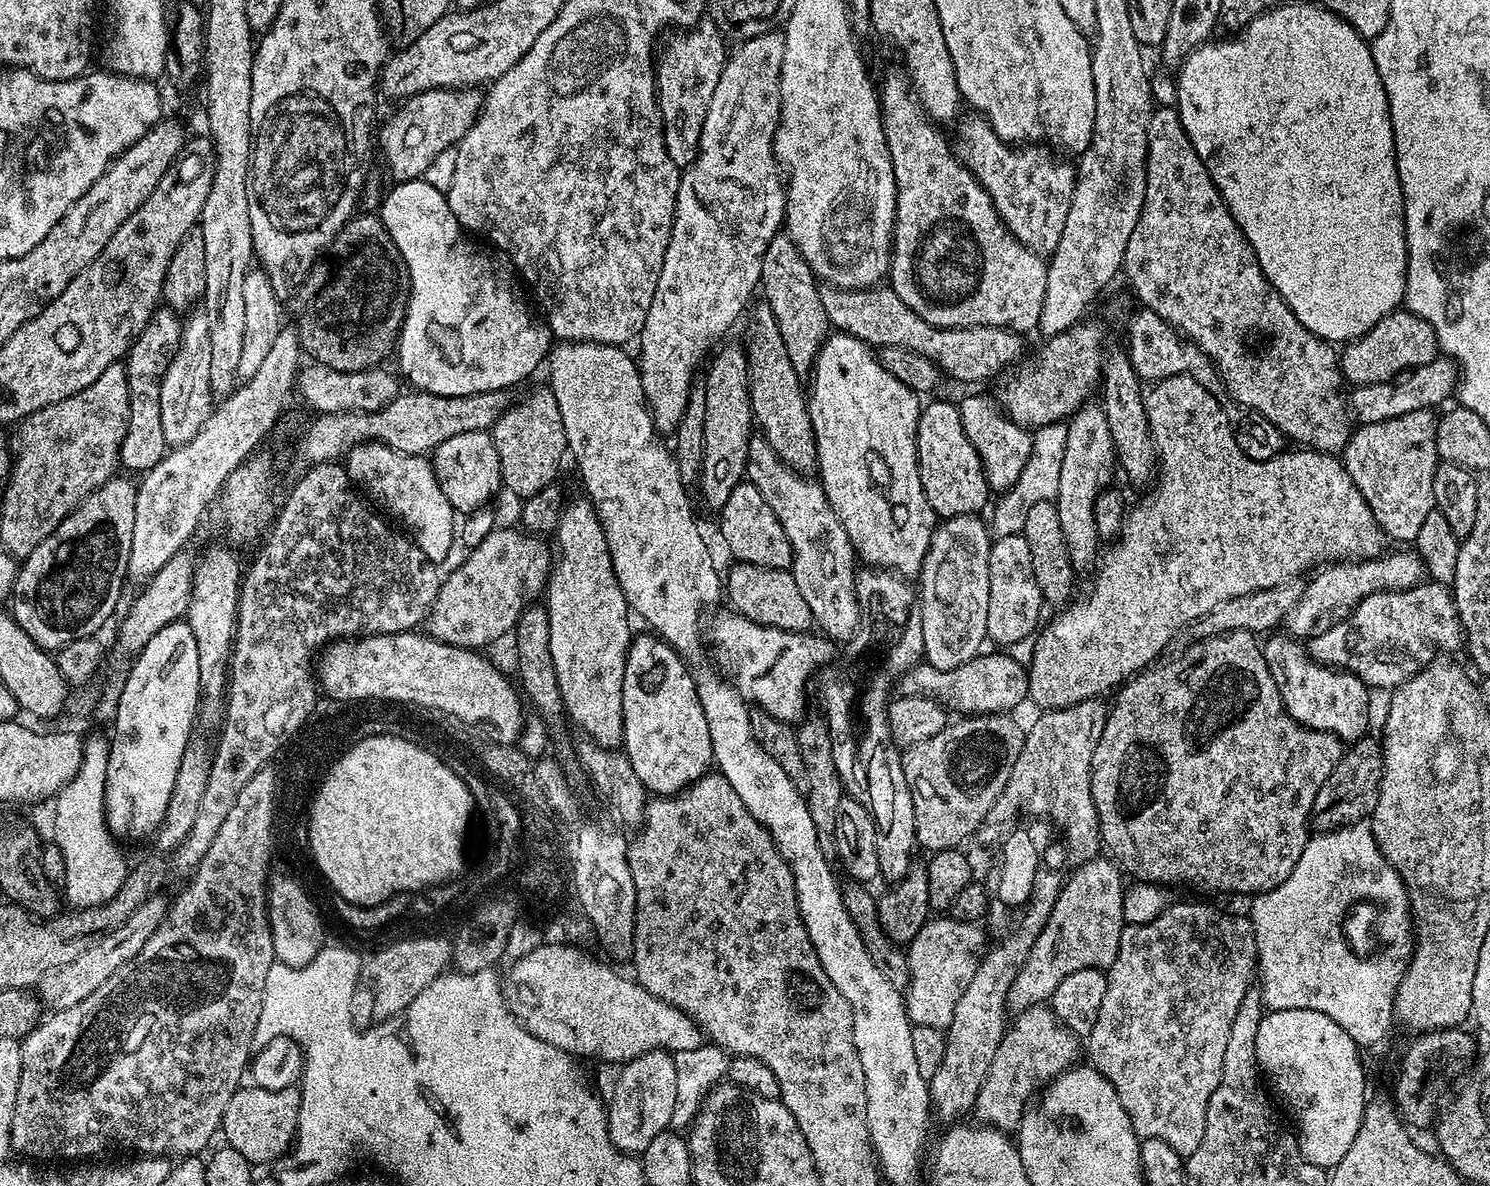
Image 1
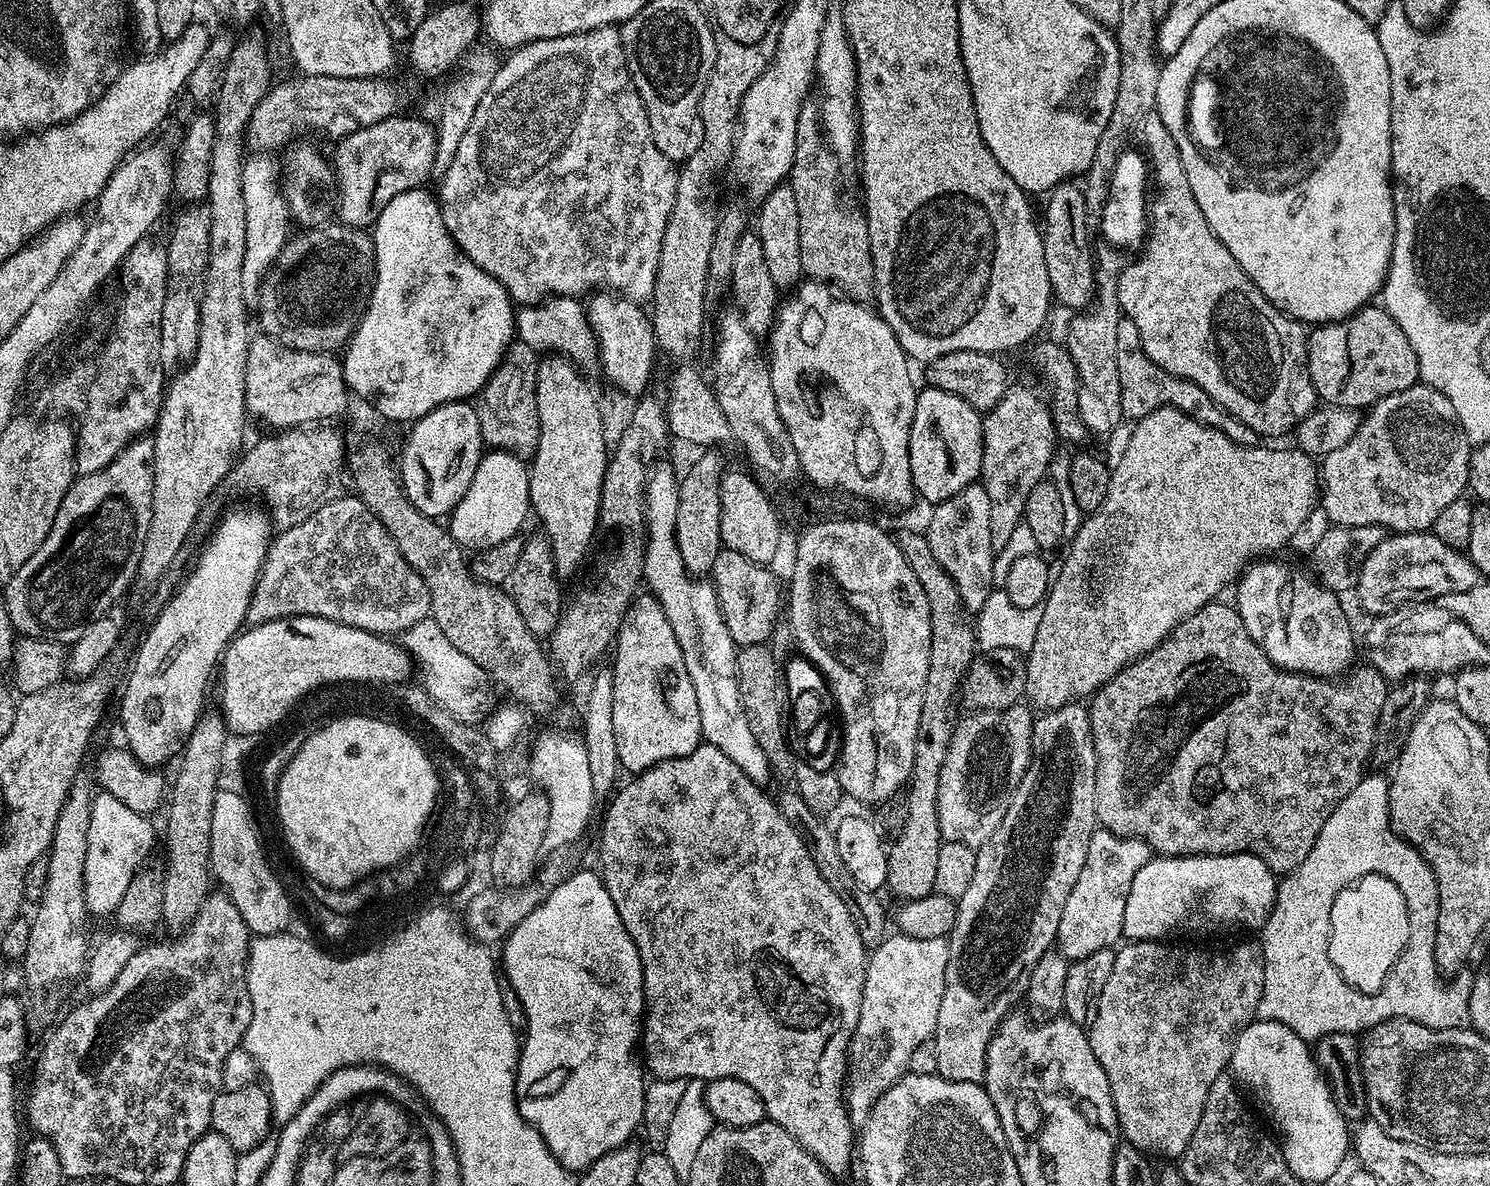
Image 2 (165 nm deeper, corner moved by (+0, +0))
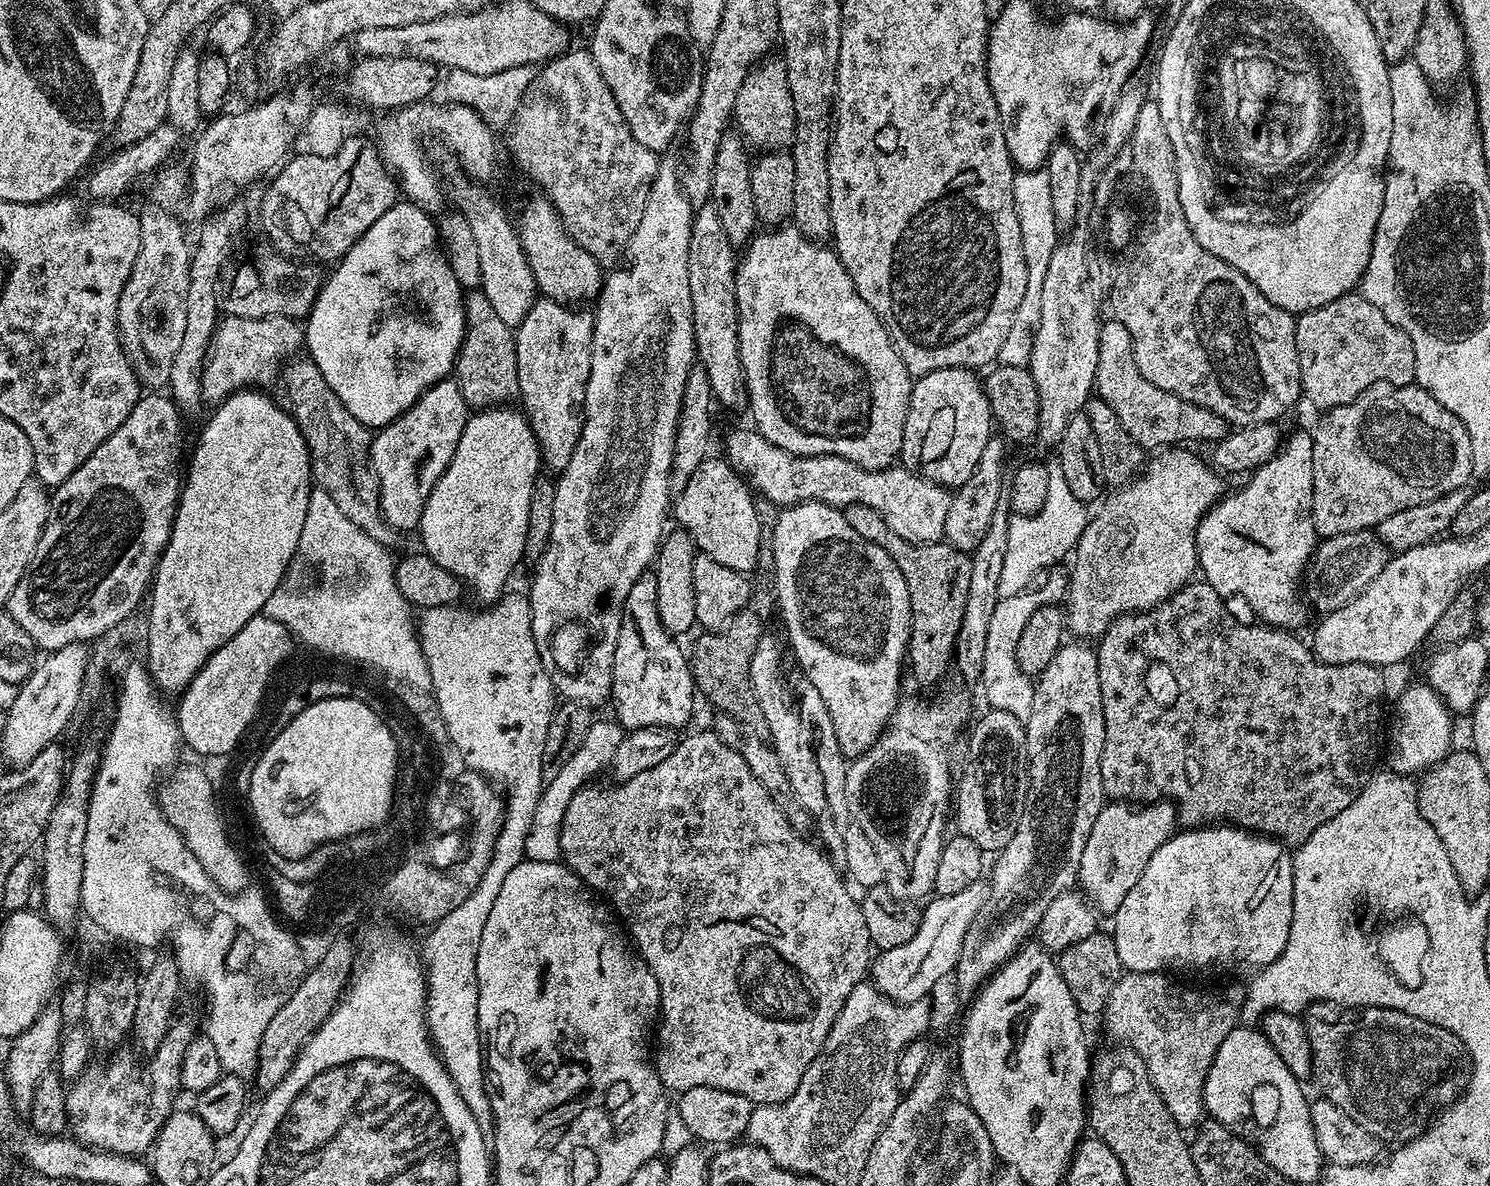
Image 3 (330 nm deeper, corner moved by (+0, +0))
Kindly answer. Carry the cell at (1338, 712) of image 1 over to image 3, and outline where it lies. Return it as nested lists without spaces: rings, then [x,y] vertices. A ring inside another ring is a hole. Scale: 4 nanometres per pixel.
[[[1312,432],[1287,437],[1276,456],[1245,480],[1237,492],[1217,500],[1196,527],[1196,558],[1199,571],[1204,571],[1203,583],[1225,598],[1240,595],[1271,627],[1299,629],[1306,609],[1300,583],[1318,543],[1312,521]]]

